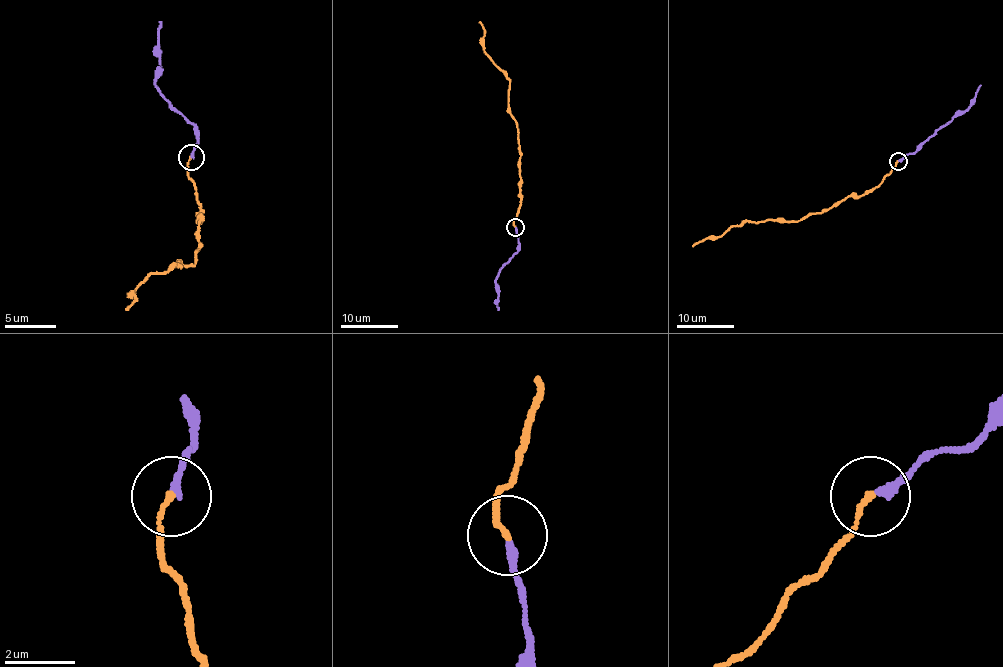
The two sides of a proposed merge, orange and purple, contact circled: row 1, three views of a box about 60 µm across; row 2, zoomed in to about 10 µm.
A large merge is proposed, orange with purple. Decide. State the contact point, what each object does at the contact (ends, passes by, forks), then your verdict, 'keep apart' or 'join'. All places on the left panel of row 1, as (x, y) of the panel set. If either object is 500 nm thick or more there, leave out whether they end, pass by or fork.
(191, 157) | orange ends | purple ends | join

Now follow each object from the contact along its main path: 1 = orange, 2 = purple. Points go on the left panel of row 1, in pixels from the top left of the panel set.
1: (190, 158), (188, 176), (200, 204), (195, 263), (152, 273), (126, 309)
2: (190, 158), (198, 130), (154, 84), (162, 22)

